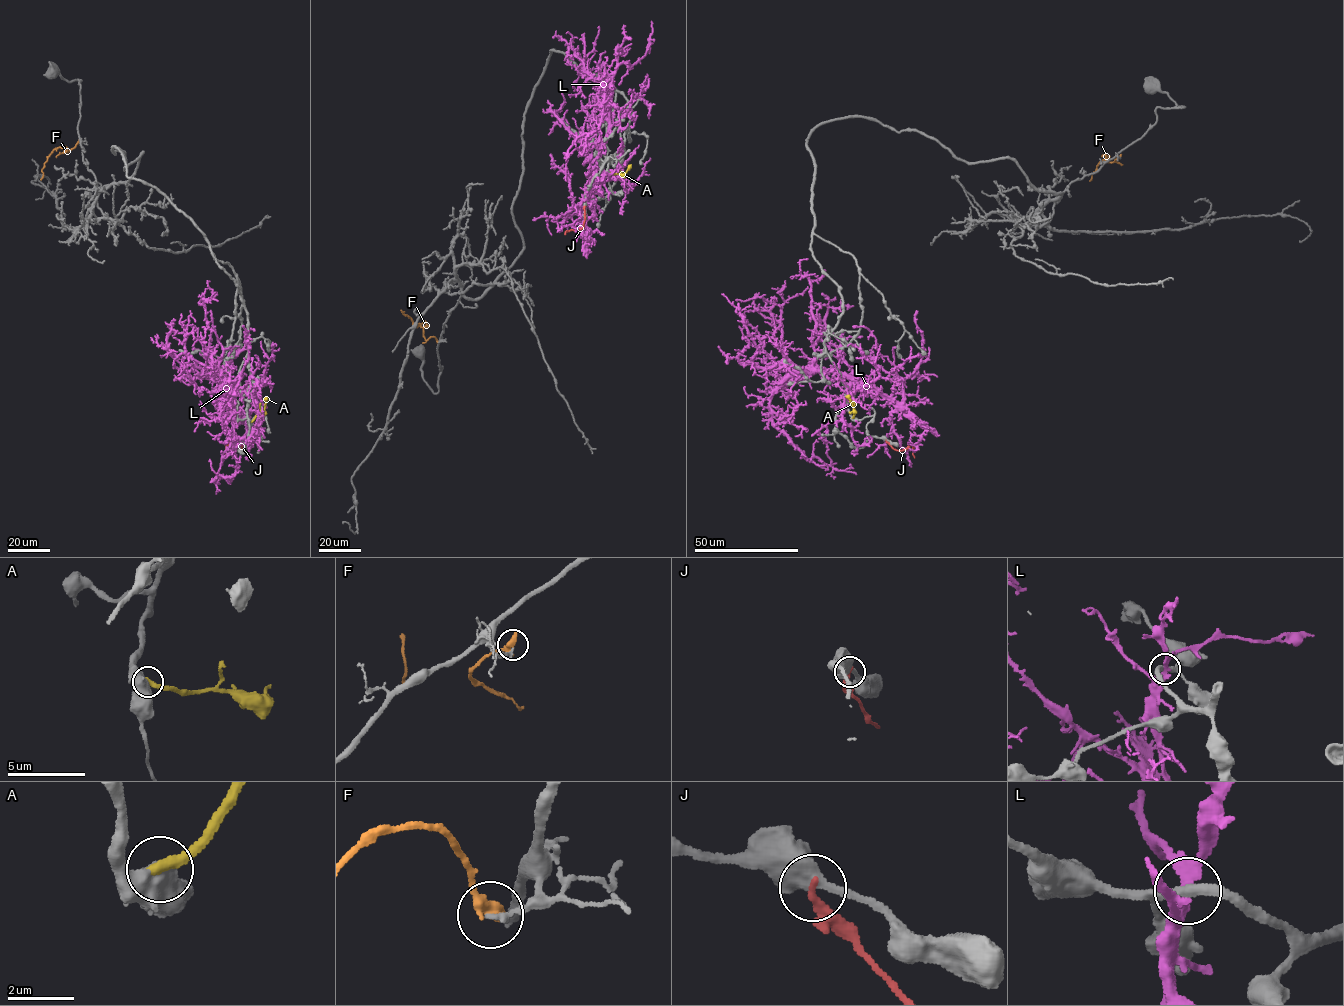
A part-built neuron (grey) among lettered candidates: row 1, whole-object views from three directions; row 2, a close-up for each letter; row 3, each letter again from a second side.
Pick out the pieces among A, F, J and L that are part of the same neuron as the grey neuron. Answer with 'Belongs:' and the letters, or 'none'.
Belongs: A

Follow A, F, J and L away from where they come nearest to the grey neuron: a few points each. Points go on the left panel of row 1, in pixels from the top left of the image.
A: (250, 422), (264, 412), (267, 398)
F: (78, 141), (63, 153), (67, 150), (64, 146), (52, 151), (44, 163), (40, 180)
J: (238, 440), (241, 447), (236, 440), (230, 440), (226, 447), (226, 455)
L: (212, 355), (211, 375), (234, 384), (223, 415), (238, 467), (214, 481), (221, 459), (240, 443)

